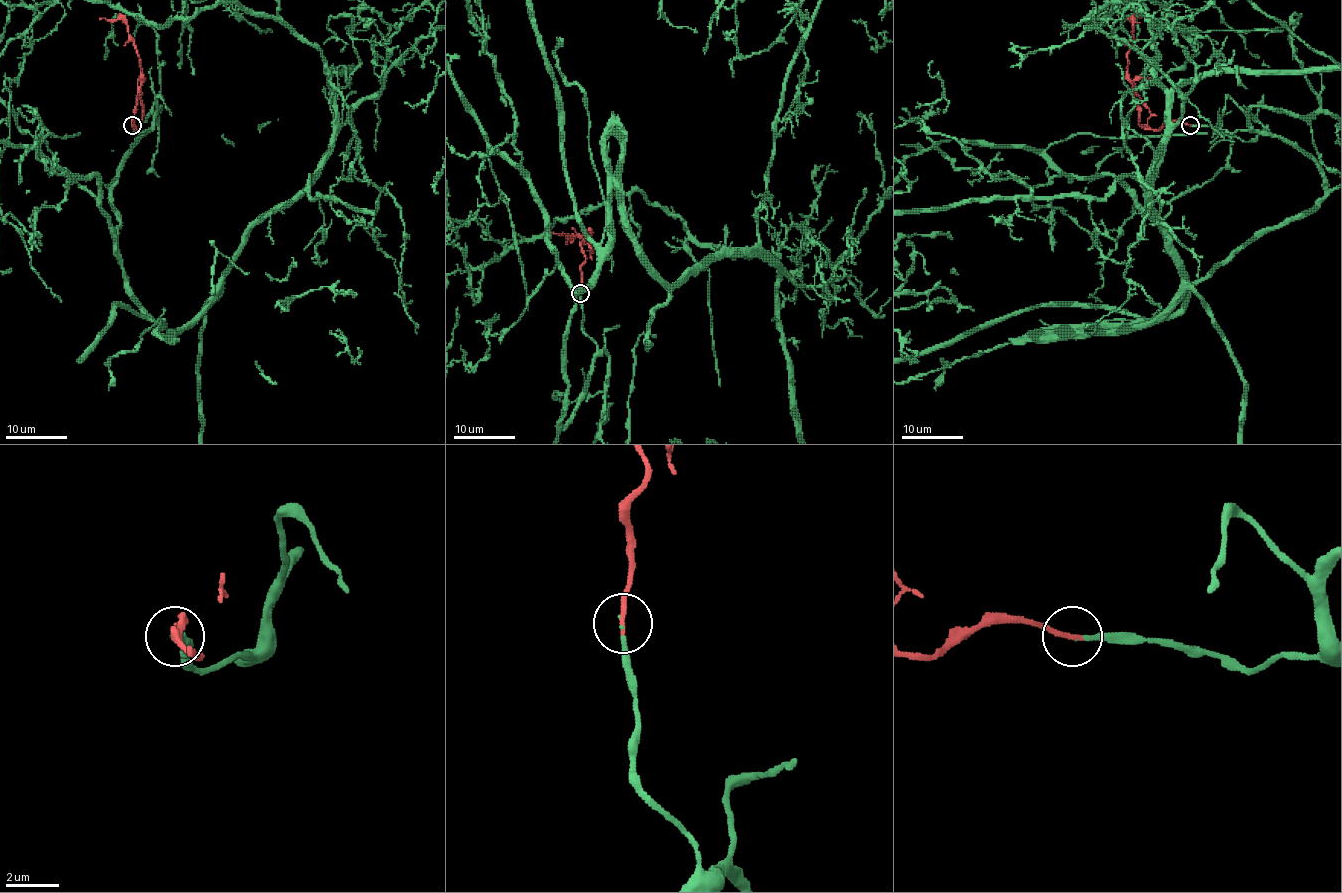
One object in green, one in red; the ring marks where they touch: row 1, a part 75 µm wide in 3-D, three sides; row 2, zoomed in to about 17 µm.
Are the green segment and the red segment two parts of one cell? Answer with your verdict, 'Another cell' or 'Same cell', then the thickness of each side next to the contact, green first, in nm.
Same cell. Thickness 170 nm (green) against 200 nm

